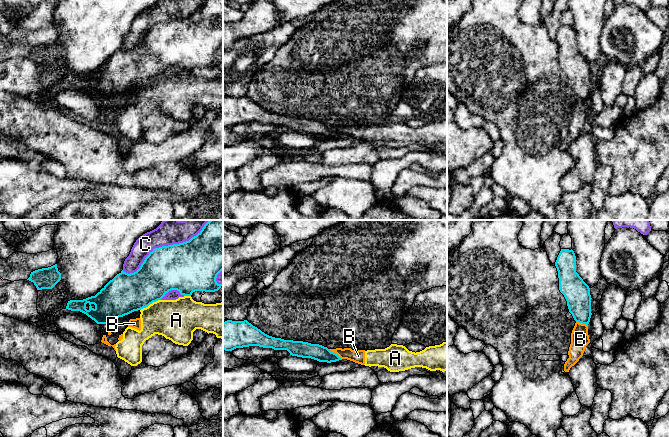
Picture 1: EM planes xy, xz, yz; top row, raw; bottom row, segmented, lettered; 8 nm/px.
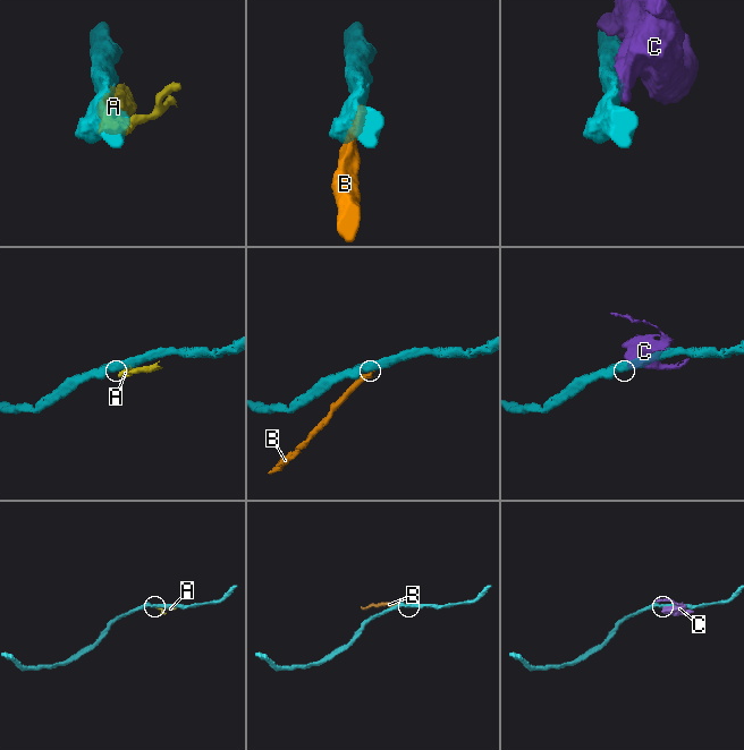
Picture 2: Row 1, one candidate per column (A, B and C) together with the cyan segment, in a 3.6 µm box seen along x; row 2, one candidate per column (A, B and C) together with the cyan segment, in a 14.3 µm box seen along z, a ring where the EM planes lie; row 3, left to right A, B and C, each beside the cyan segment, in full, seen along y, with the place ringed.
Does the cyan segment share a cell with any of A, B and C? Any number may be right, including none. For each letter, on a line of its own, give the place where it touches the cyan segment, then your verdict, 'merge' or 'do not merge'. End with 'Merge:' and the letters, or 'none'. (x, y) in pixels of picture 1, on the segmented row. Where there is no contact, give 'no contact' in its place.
A: contact xy (150, 303); do not merge
B: contact xz (335, 353); do not merge
C: contact xy (164, 246); do not merge
Merge: none

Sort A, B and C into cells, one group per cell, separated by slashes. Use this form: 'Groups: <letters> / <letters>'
Groups: A B / C

